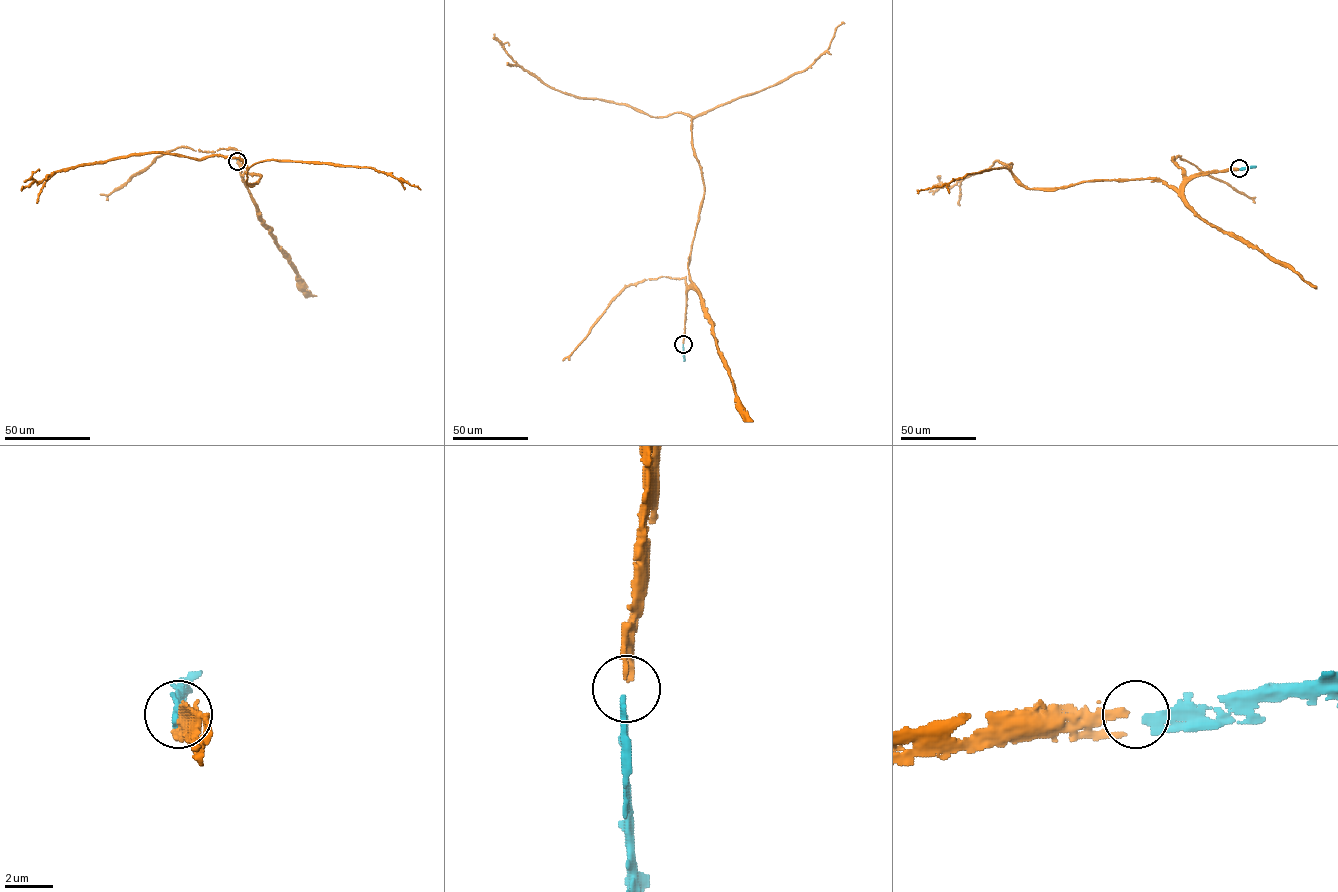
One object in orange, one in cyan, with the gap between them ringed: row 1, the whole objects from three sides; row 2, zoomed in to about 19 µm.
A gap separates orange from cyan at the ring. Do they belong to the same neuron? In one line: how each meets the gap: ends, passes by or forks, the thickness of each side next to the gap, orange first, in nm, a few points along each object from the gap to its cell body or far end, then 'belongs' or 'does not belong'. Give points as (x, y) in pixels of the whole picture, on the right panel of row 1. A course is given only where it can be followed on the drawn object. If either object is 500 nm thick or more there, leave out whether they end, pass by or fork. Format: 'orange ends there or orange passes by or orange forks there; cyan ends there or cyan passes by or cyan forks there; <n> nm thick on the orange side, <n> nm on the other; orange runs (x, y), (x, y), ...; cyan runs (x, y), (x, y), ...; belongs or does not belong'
orange ends there; cyan ends there; 300 nm thick on the orange side, 360 nm on the other; orange runs (1238, 168), (1196, 173), (1179, 190), (1153, 178), (1028, 189), (1012, 164), (995, 161), (929, 192); cyan runs (1239, 169), (1255, 165); belongs

